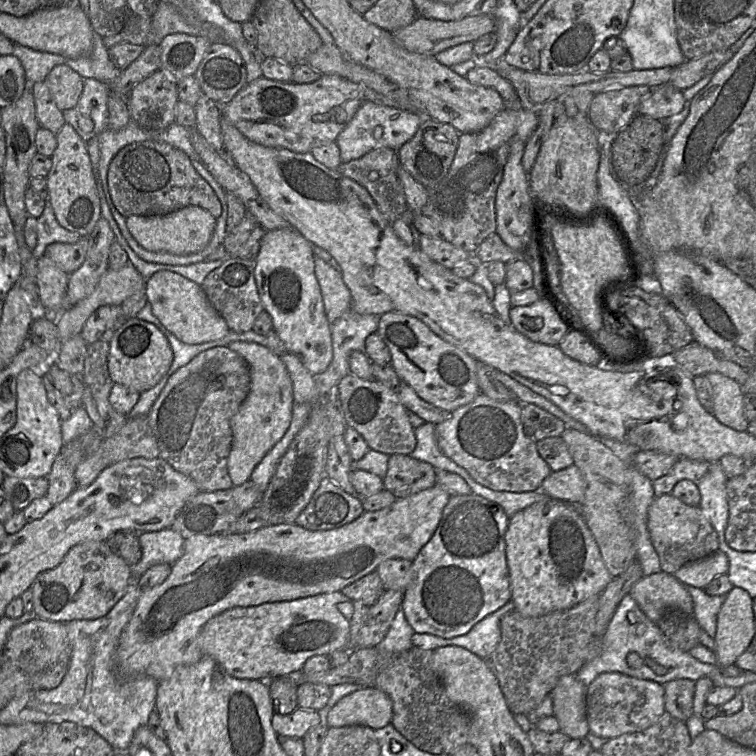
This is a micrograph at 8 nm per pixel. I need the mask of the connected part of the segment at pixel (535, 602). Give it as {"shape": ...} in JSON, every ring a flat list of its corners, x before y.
{"shape":[[553,498,543,499,509,519,505,544,511,600,515,610,525,617,540,617,569,609,592,595,600,595,613,579,577,505]]}

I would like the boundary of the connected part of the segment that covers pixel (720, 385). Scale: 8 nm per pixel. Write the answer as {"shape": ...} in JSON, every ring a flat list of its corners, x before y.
{"shape":[[720,373,705,375,711,390,714,417,736,431,747,431,749,422,744,415,742,386]]}

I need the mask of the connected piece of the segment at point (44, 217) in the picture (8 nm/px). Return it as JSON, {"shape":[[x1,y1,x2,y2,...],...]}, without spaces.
{"shape":[[49,203,46,204,37,222,37,245,32,250,36,258,43,256,46,247,51,243,76,243,81,239,81,235,63,228,58,223,53,208]]}

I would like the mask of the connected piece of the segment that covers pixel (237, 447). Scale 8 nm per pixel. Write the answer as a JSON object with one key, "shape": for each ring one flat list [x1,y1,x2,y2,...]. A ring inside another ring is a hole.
{"shape":[[233,341,228,347,245,359,251,377,248,396,230,421,233,441,227,467,233,485,239,486,250,479,254,468,288,430,293,414,293,384,281,358,267,346]]}

